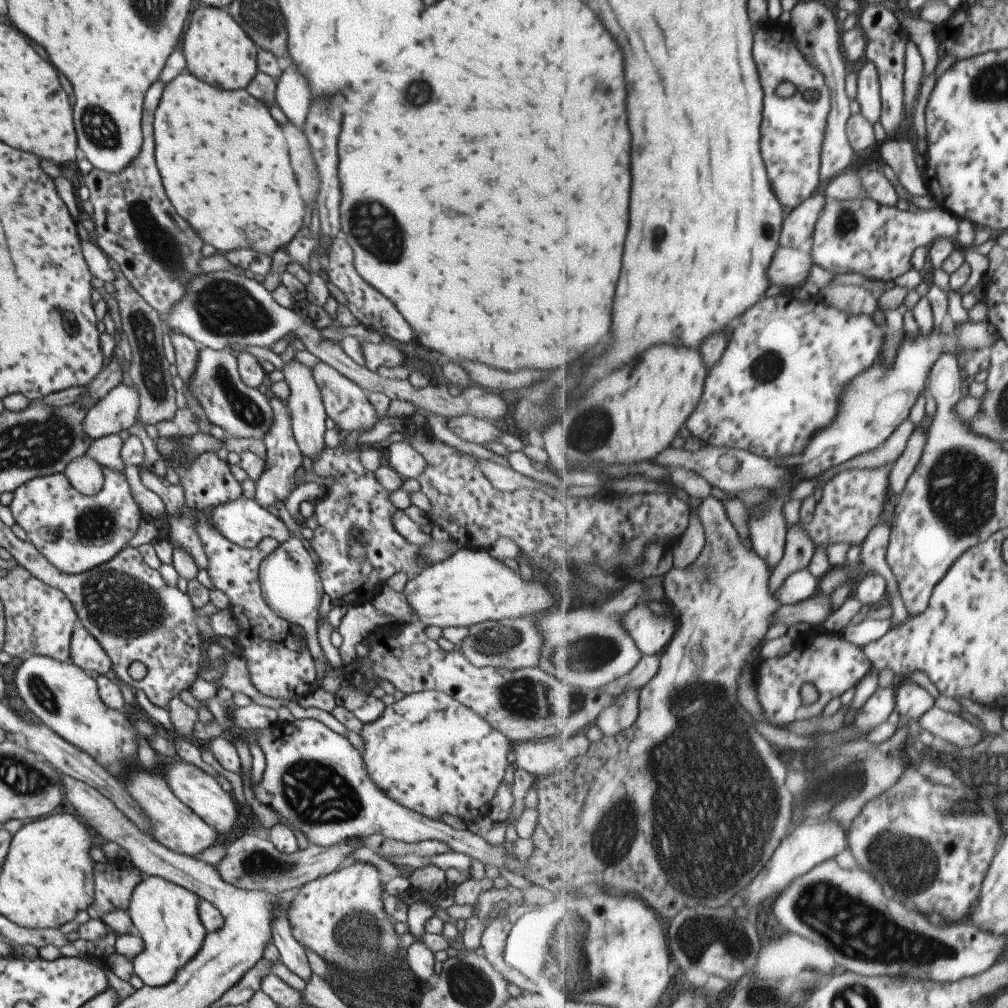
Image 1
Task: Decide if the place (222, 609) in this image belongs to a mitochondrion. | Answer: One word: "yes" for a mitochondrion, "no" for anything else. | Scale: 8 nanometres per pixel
no

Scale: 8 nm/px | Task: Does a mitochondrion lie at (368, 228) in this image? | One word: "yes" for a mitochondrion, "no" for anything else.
yes

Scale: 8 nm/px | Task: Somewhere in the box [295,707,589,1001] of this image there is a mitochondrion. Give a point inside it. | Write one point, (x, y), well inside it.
(357, 937)

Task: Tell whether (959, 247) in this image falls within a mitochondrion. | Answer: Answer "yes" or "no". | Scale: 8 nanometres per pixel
no

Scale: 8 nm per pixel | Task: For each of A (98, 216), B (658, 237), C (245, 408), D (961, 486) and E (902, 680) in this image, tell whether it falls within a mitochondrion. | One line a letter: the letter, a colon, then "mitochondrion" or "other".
A: other
B: other
C: mitochondrion
D: mitochondrion
E: other

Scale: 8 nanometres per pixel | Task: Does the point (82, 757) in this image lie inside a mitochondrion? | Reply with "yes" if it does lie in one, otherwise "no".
no

